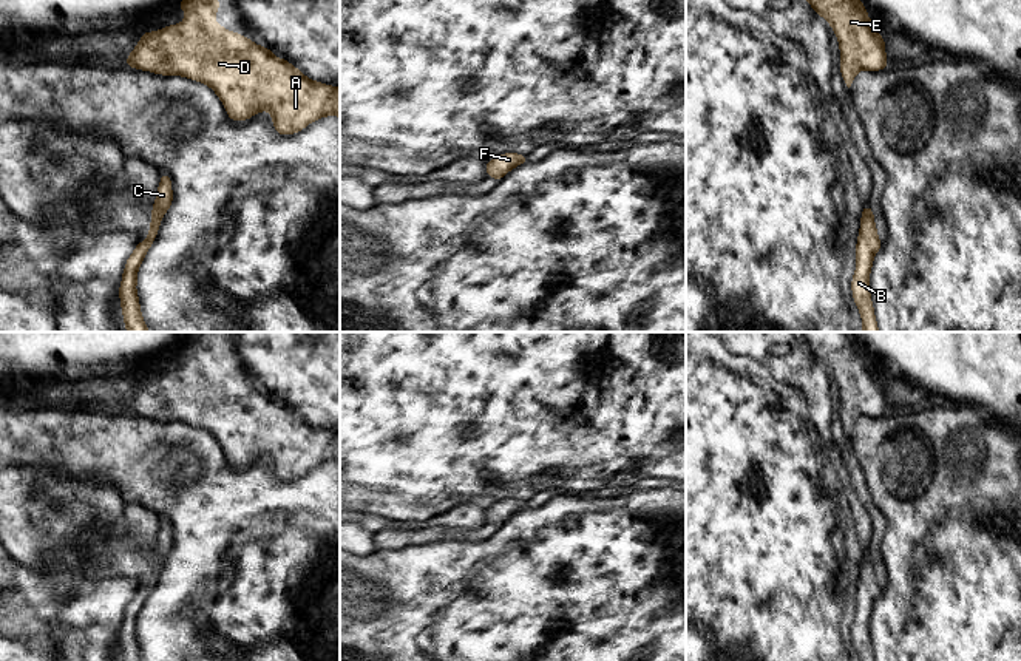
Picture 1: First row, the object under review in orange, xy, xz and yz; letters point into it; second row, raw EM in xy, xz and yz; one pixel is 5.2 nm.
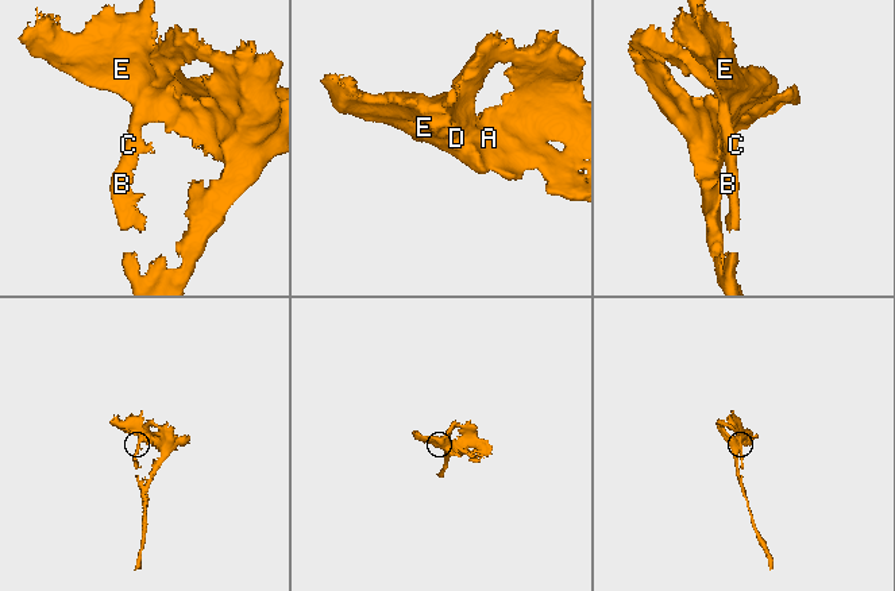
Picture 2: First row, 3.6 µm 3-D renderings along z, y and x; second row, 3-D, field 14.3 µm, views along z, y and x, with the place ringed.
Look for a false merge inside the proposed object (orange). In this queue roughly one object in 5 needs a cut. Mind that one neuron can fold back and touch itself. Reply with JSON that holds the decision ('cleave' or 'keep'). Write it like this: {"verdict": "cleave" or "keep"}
{"verdict": "keep"}

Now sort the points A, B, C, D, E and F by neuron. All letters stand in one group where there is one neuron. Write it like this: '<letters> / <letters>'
A B C D E F

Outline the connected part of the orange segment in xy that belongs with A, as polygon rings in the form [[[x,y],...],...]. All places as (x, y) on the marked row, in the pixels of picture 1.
[[[181,0],[187,15],[179,25],[142,31],[139,43],[127,56],[125,66],[162,76],[182,76],[209,85],[221,99],[229,119],[247,120],[258,111],[270,111],[280,136],[300,133],[309,124],[326,116],[340,117],[340,86],[331,86],[306,77],[286,59],[276,59],[270,48],[229,31],[215,22],[219,0]]]

